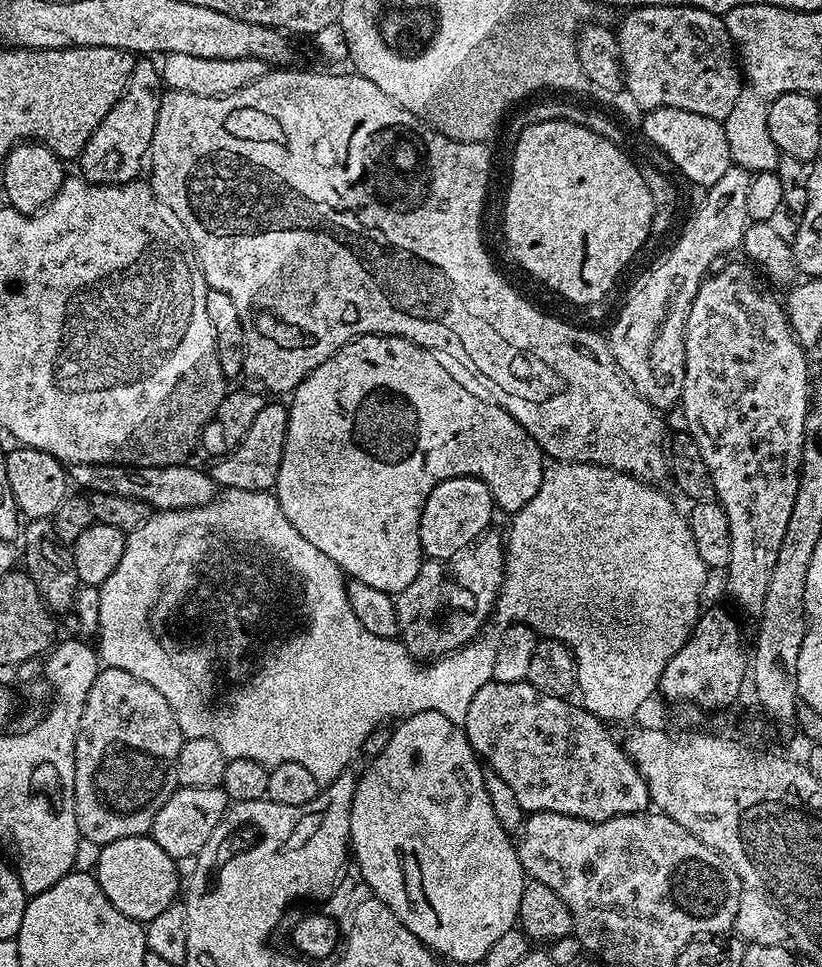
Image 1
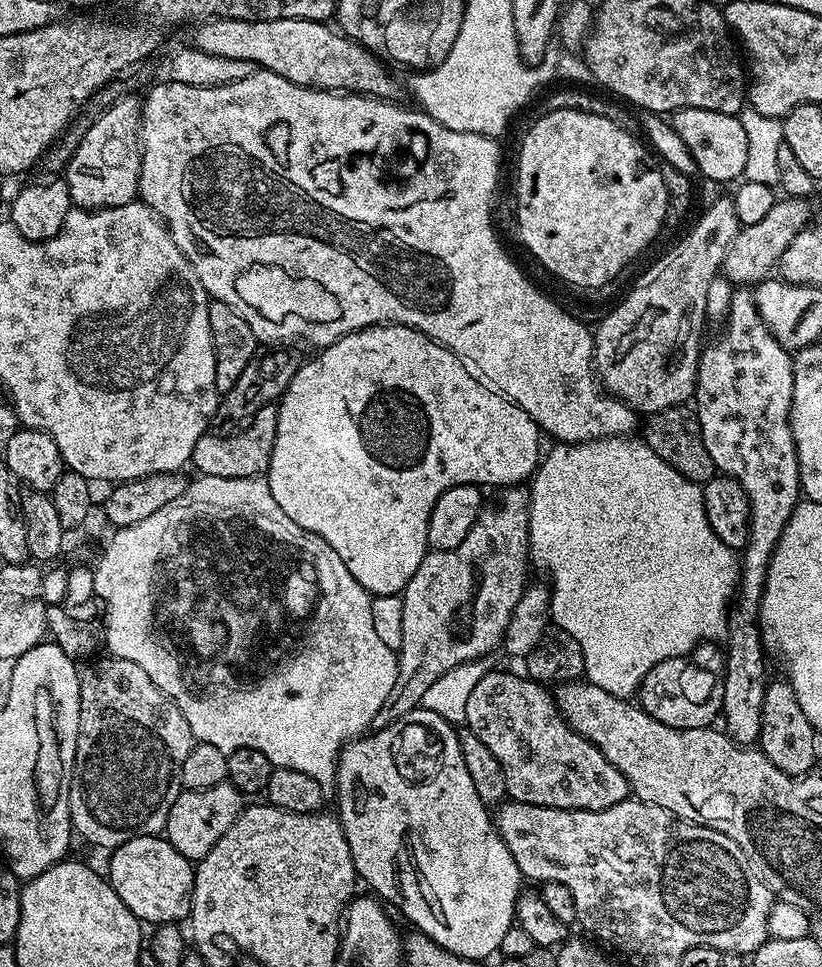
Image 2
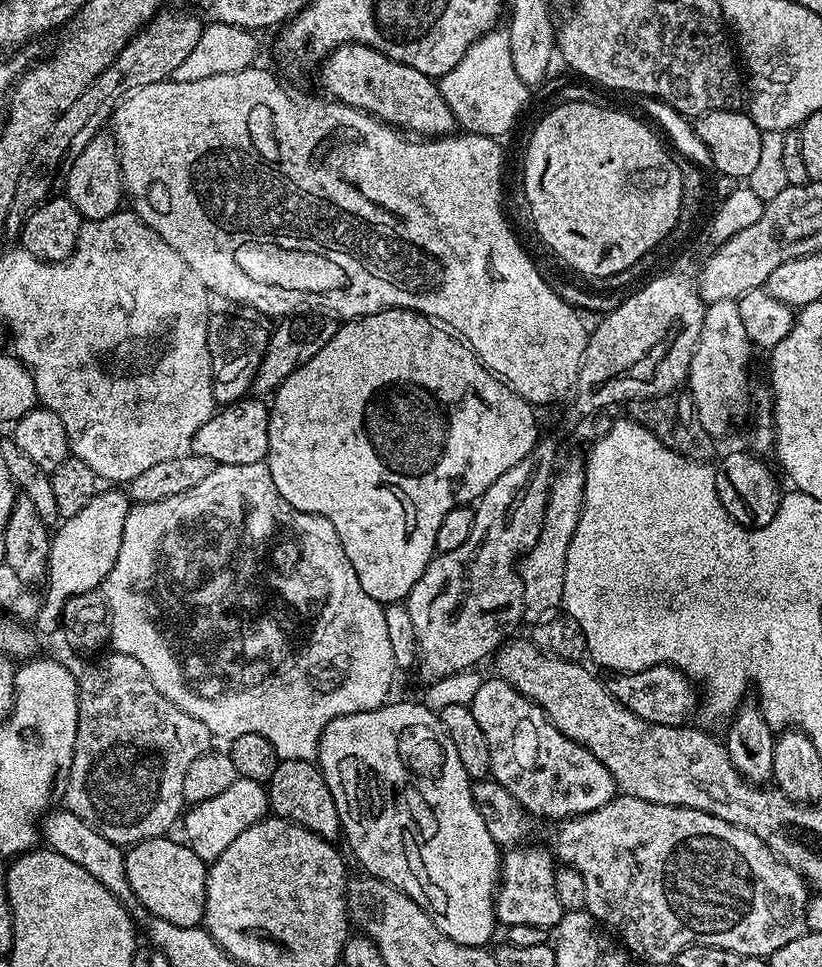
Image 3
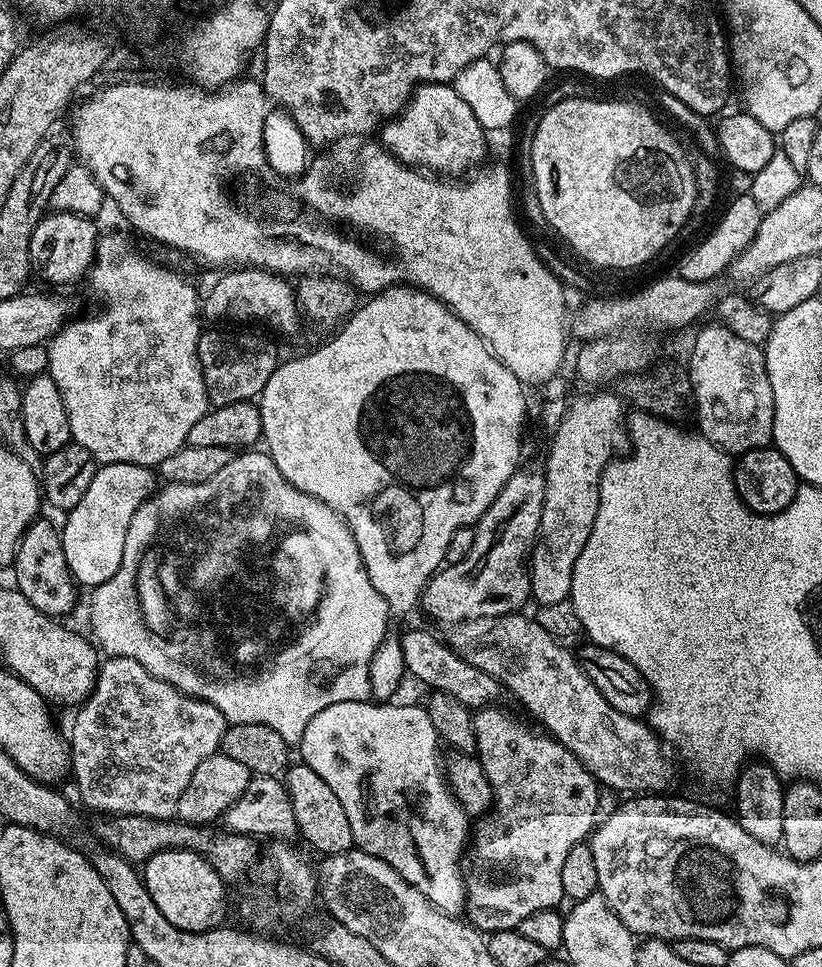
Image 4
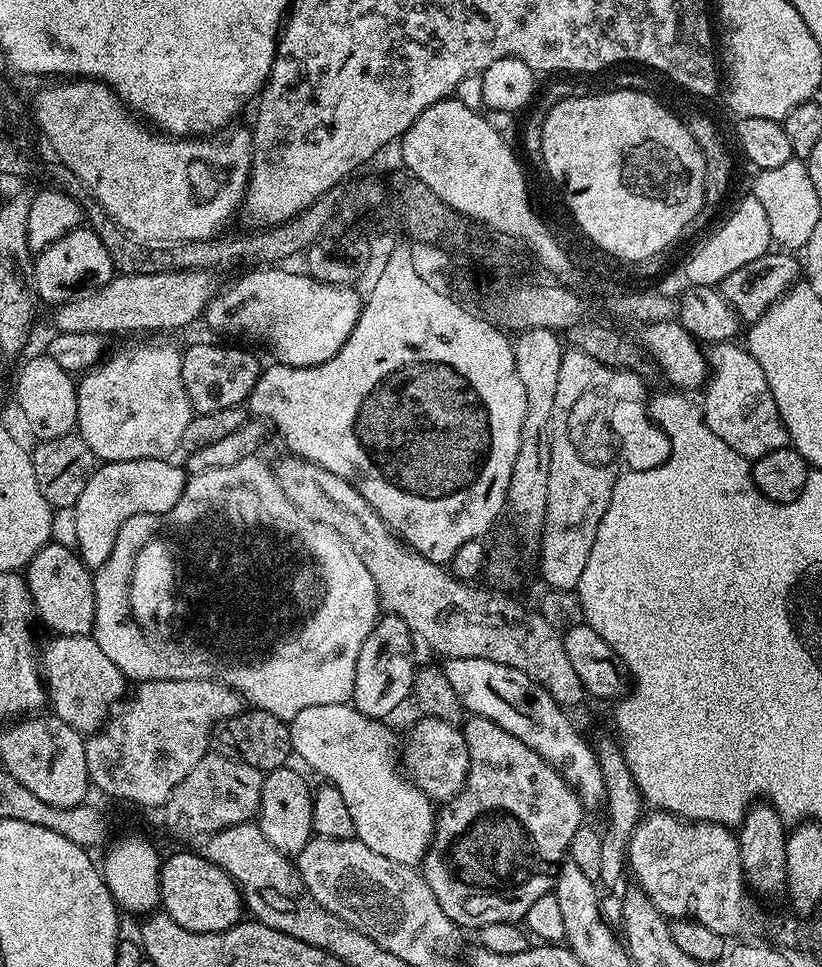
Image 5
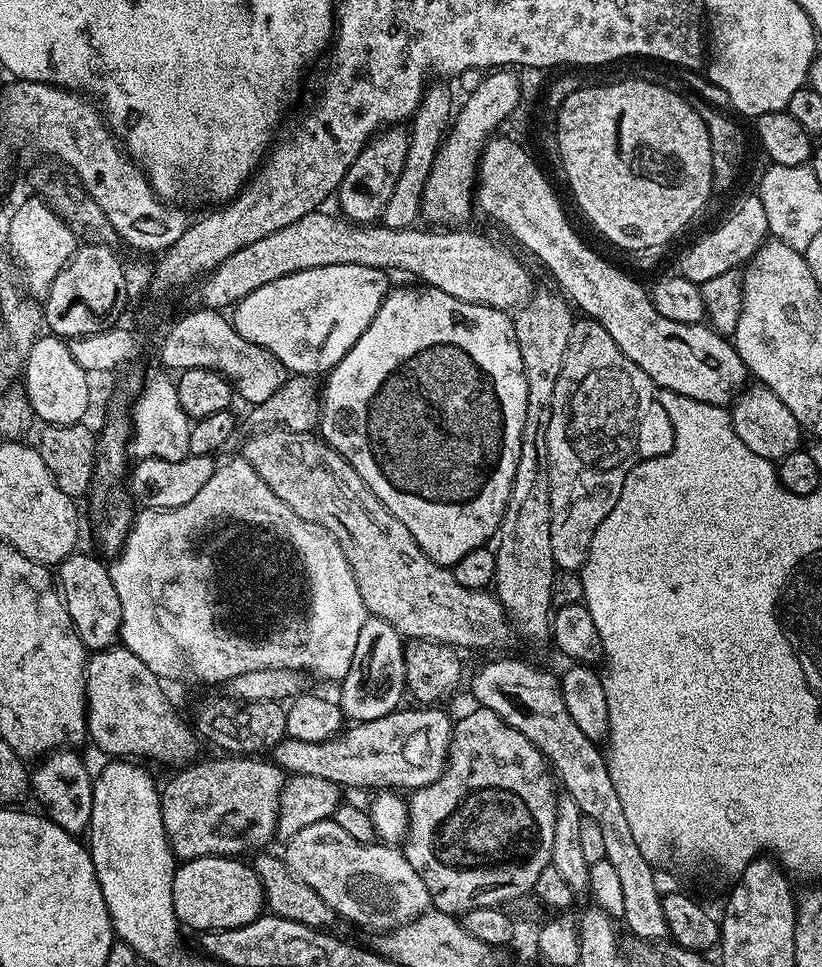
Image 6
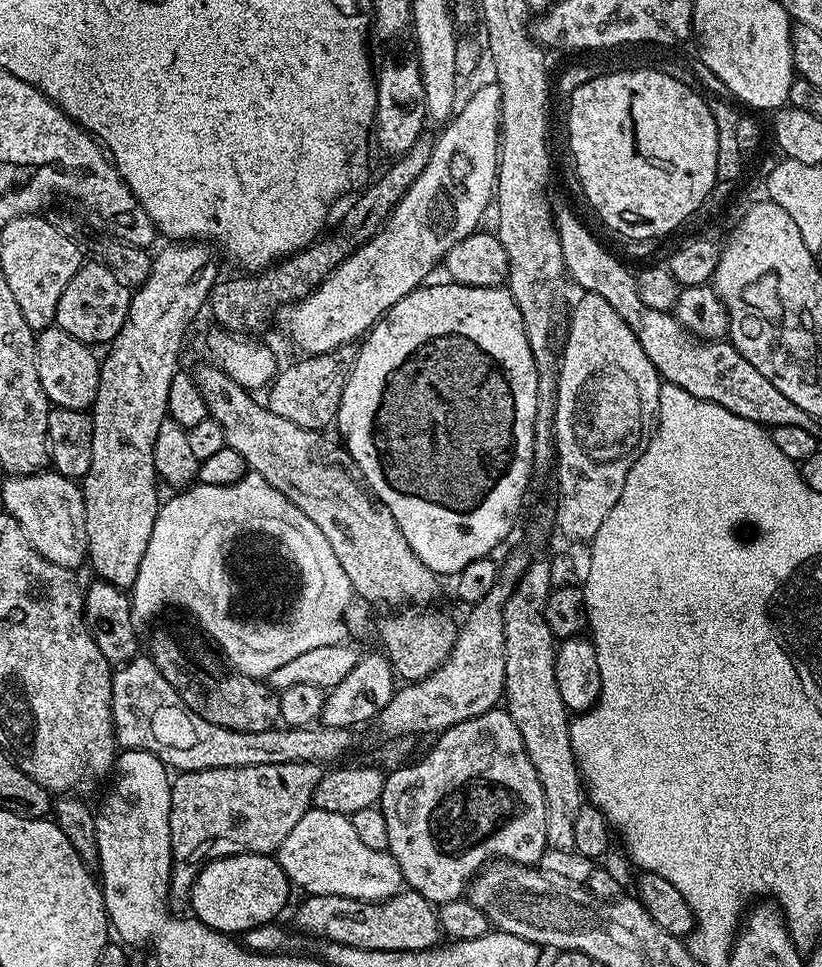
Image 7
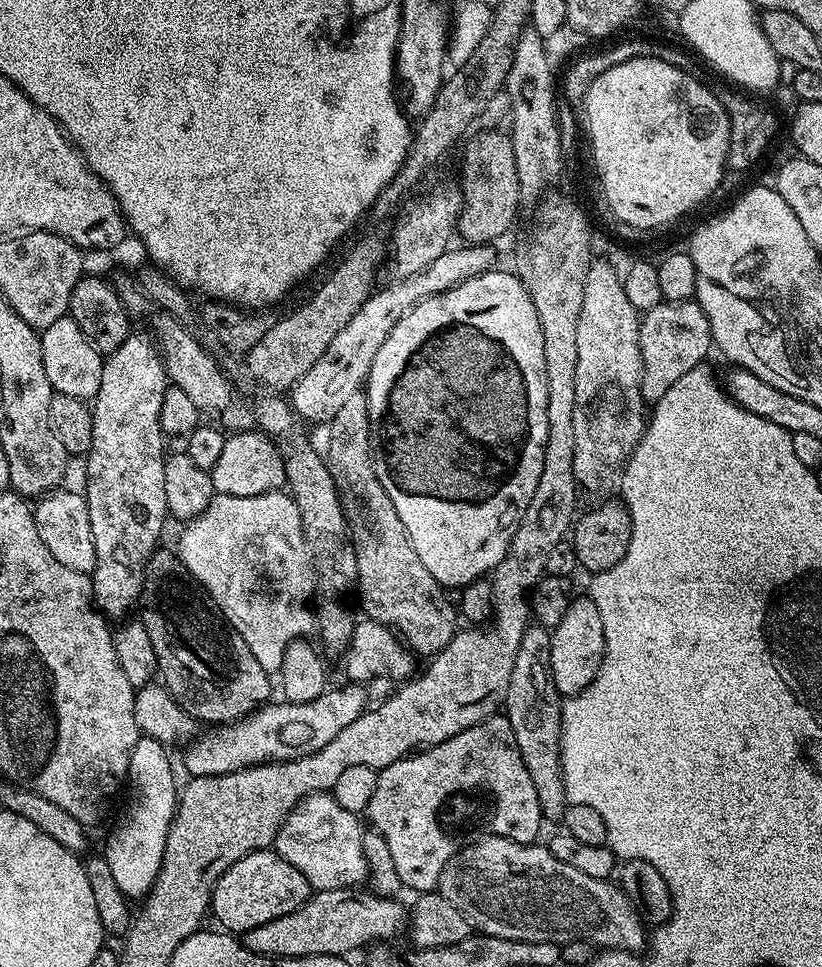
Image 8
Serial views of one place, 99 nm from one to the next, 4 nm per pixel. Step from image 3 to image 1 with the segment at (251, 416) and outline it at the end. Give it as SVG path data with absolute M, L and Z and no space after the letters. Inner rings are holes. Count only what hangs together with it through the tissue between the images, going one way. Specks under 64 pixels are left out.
M265 403L264 408L254 418L254 426L242 438L239 446L229 456L217 459L210 475L215 484L221 489L233 488L234 490L252 490L266 492L275 489L278 470L282 466L282 454L286 446L288 433L288 409L282 403Z

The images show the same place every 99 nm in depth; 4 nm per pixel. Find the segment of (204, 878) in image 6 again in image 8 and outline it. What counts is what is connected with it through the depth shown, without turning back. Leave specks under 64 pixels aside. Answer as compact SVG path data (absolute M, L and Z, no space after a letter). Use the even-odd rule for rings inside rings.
M274 850L251 852L246 854L234 866L230 866L218 878L212 891L210 905L211 915L221 929L229 934L243 934L254 930L254 926L262 926L262 922L270 922L274 918L282 918L282 914L290 914L298 910L308 901L313 889L306 878L290 862L283 860Z

